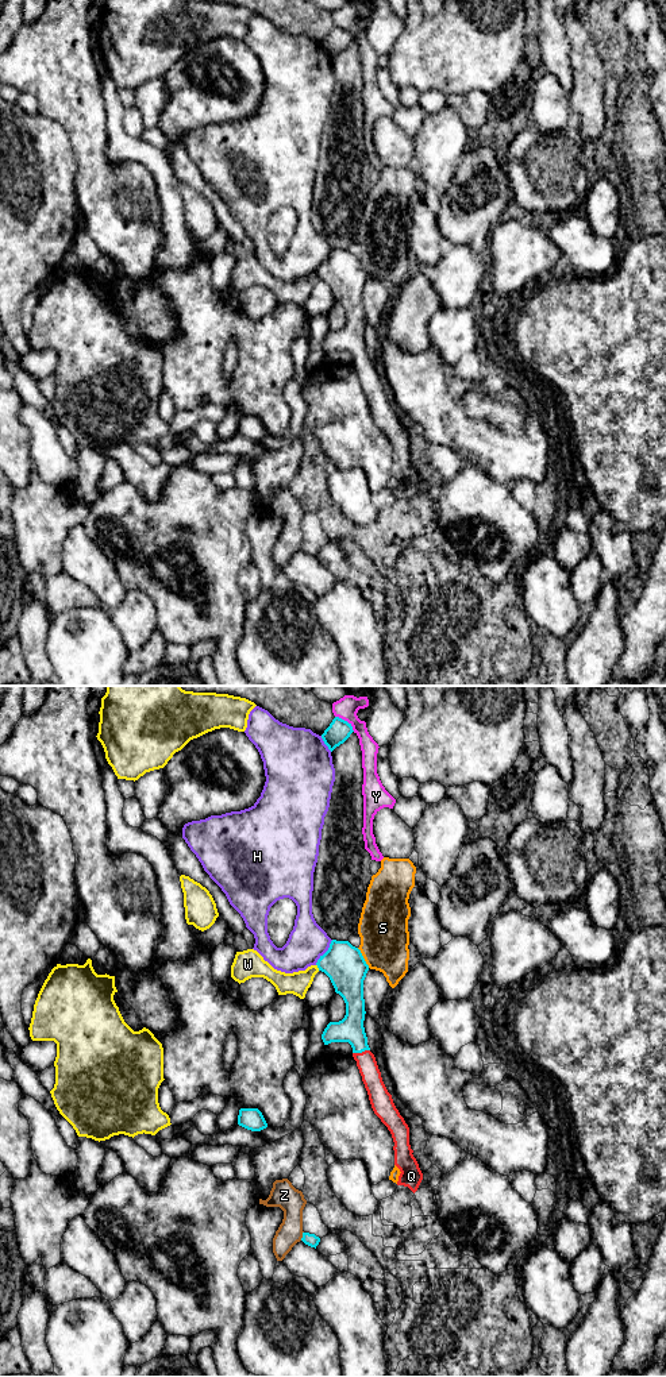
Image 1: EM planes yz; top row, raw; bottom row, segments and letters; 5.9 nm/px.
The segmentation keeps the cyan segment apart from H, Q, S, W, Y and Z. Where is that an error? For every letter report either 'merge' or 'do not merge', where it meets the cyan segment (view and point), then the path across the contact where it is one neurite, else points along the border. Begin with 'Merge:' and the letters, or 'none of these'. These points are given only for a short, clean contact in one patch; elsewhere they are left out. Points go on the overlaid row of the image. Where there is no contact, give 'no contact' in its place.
Merge: Q
H: do not merge; meets cyan in yz at (326, 952)
Q: merge; meets cyan in yz at (361, 1052); runs through yz (350, 1029), (358, 1040), (361, 1052), (366, 1063)
S: do not merge; meets cyan in yz at (362, 957)
W: do not merge; meets cyan in yz at (318, 967)
Y: do not merge; meets cyan in yz at (346, 721)
Z: do not merge; meets cyan in yz at (303, 1235)

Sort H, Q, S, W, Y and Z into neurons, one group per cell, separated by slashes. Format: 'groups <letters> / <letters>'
groups H / Q / S W / Y / Z

